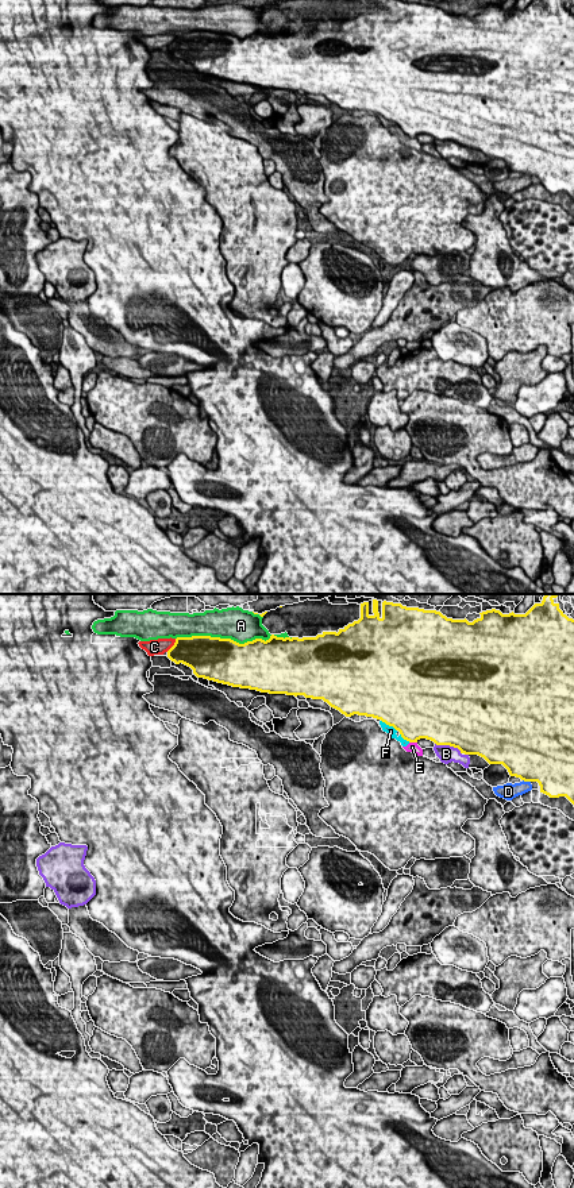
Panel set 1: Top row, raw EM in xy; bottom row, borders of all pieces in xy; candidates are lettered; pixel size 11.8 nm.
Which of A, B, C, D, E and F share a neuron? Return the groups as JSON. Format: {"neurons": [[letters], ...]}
{"neurons": [["A"], ["B"], ["C"], ["D"], ["E", "F"]]}

